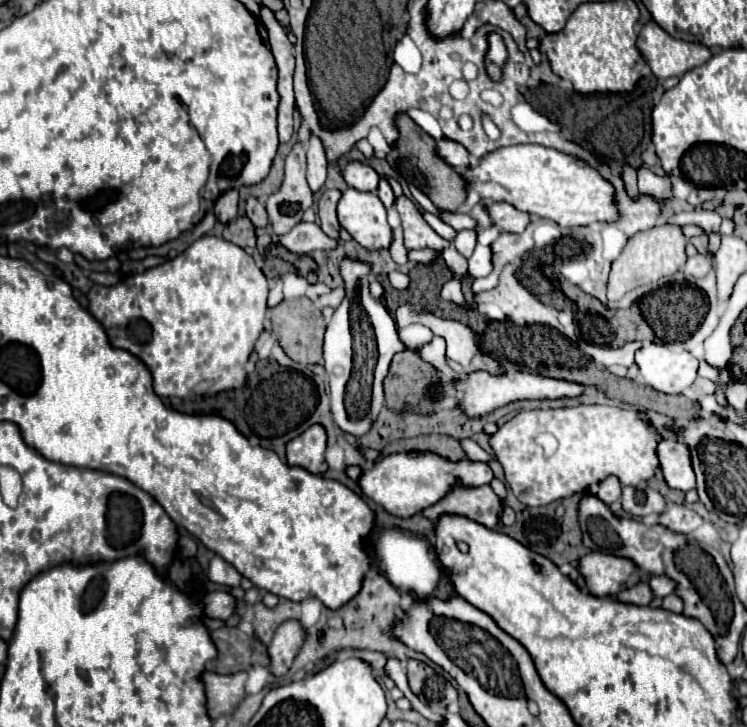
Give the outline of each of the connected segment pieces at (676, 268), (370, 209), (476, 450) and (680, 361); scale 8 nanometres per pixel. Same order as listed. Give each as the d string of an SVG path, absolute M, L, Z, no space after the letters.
M659 225L651 227L647 231L635 233L627 245L623 247L621 255L613 261L611 273L609 273L609 283L607 283L607 305L610 308L617 309L625 303L634 304L645 297L643 287L649 283L661 283L664 287L668 283L679 281L680 271L685 267L687 255L685 255L685 245L688 240L681 233L681 227L677 225Z
M345 189L337 201L339 223L365 249L387 249L391 245L391 227L381 199L369 191Z
M470 438L460 439L459 441L468 459L472 461L481 461L488 463L491 460L496 459L494 455L488 454Z
M645 343L635 353L635 363L645 385L663 393L683 393L697 377L697 359L689 351L673 343Z

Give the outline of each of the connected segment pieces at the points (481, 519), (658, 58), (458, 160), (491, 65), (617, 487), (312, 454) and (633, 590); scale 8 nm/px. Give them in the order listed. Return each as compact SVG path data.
M491 485L481 487L455 487L447 497L443 497L437 505L431 505L423 511L425 517L437 521L443 513L465 515L489 529L499 527L499 513L503 509L503 499L495 495Z
M649 21L649 23L645 23L641 27L635 45L637 45L639 53L643 55L643 59L647 61L649 69L653 71L653 75L657 79L667 79L671 75L683 77L689 69L693 69L697 65L703 65L711 57L711 49L709 47L705 47L701 43L687 43L687 41L681 41L681 39L673 39L655 21Z
M439 139L437 147L435 147L435 155L439 155L447 165L451 165L453 169L457 167L459 171L465 169L465 165L469 165L469 155L465 153L463 145L457 145L457 141L449 141L449 139Z
M491 33L489 35L489 57L487 57L487 69L489 69L489 75L493 79L497 79L501 75L501 65L505 63L507 59L507 51L505 51L505 45L503 45L503 39L497 35L497 33Z
M607 477L605 481L601 481L601 485L597 487L597 497L605 505L611 505L613 501L617 501L621 497L621 483L617 481L617 477Z
M317 423L287 443L287 461L291 465L307 469L309 473L325 473L325 449L327 433L325 427Z
M641 581L641 583L637 583L637 585L633 585L633 587L629 587L629 589L621 591L621 593L617 593L615 599L617 599L619 603L629 603L629 605L639 605L639 607L643 607L643 605L649 605L649 603L651 603L653 593L651 593L651 589L649 589L649 583L647 583L647 581Z

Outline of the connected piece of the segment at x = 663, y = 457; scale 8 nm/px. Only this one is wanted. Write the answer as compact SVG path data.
M661 439L657 443L657 459L661 465L663 479L669 487L679 491L695 489L695 477L691 467L689 449L675 439Z

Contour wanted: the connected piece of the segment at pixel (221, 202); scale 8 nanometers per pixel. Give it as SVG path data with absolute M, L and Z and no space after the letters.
M229 189L217 199L215 215L217 215L217 219L221 223L227 223L227 221L231 221L237 215L237 199L239 199L237 189Z

